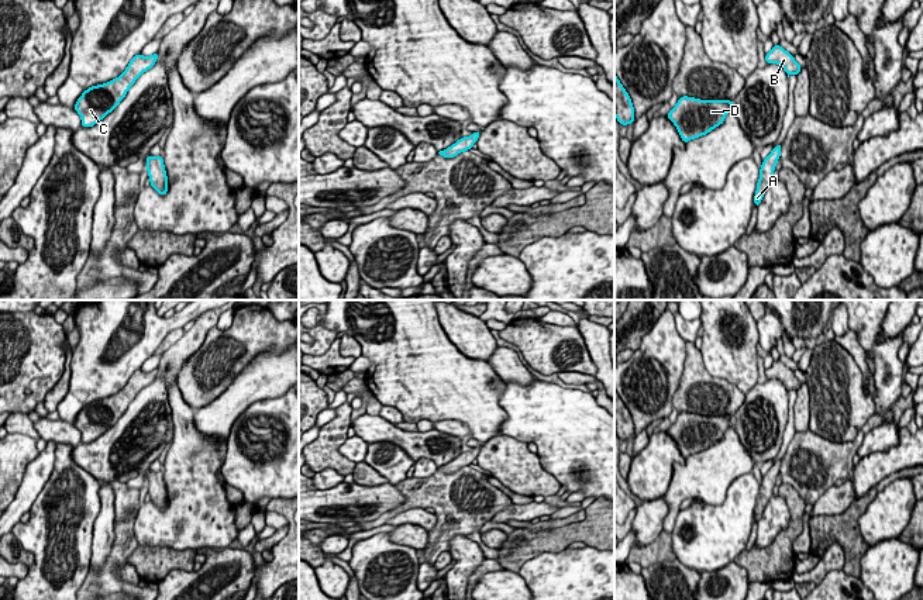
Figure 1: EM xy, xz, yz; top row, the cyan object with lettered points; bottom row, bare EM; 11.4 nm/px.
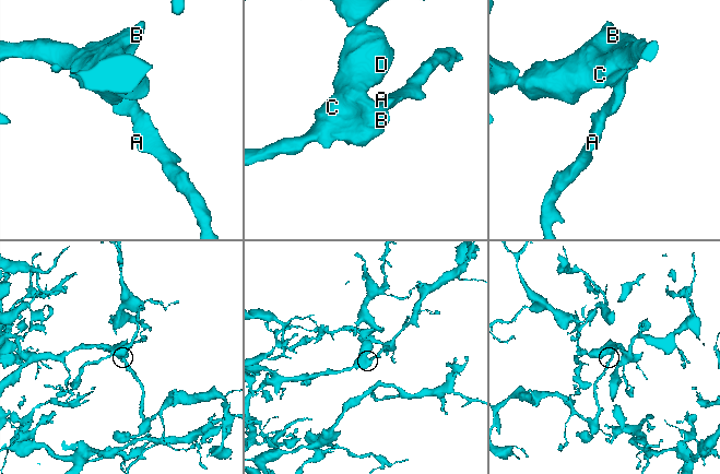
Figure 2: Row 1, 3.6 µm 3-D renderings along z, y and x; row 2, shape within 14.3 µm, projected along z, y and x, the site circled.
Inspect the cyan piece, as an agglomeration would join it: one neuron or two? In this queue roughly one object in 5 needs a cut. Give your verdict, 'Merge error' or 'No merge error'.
No merge error

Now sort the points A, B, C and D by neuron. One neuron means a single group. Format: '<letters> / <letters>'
A B C D

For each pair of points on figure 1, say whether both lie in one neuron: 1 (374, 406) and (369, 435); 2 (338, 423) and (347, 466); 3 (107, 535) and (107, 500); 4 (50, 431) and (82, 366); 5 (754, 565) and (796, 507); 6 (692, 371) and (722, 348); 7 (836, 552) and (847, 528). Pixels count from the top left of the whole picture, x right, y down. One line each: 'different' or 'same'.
1: different
2: same
3: same
4: different
5: same
6: different
7: different

